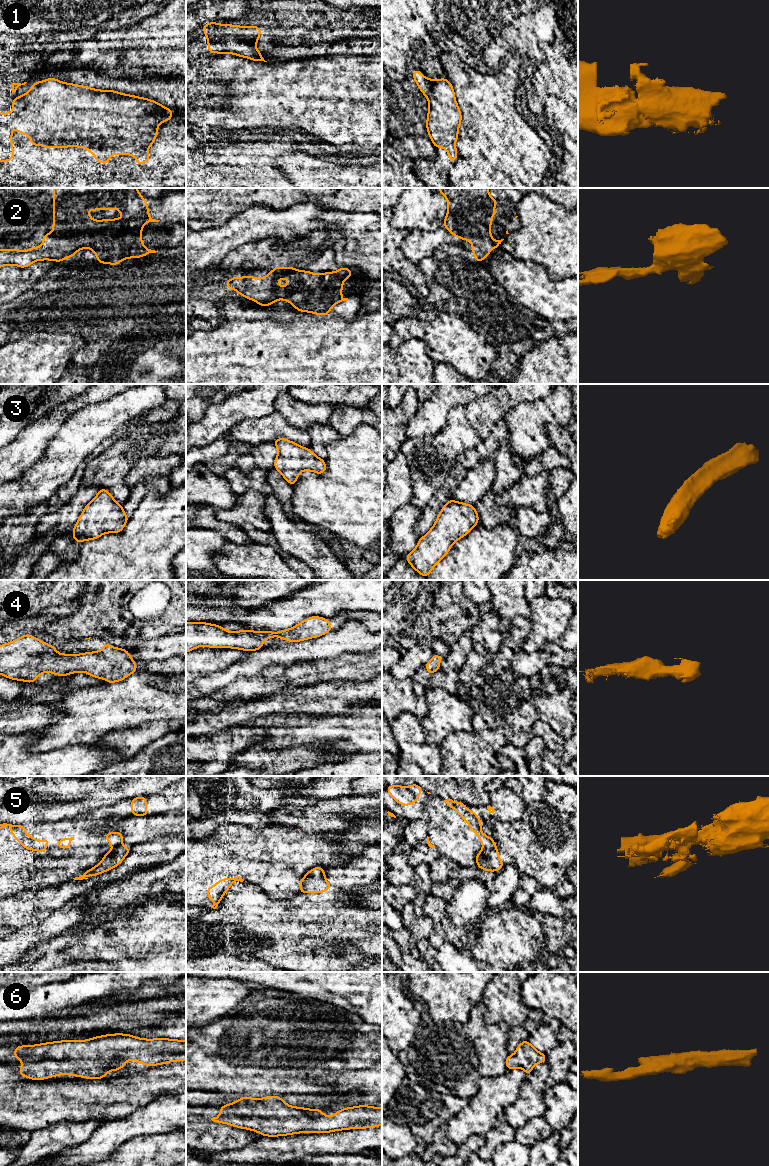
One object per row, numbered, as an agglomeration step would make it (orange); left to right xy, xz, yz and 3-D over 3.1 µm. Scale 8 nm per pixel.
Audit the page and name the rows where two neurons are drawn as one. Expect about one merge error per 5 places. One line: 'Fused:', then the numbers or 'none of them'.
Fused: 5

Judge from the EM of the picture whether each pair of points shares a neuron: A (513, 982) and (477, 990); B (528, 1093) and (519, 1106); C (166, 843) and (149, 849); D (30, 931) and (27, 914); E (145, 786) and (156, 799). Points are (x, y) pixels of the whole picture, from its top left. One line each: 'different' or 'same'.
A: different
B: same
C: same
D: different
E: different

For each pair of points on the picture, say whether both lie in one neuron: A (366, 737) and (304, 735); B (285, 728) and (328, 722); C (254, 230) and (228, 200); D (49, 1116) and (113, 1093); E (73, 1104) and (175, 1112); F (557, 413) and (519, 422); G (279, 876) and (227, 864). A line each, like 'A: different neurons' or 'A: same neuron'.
A: same neuron
B: same neuron
C: different neurons
D: same neuron
E: different neurons
F: same neuron
G: same neuron

